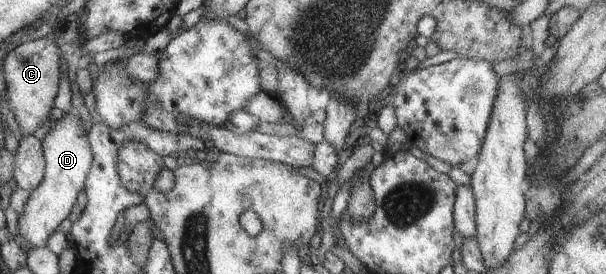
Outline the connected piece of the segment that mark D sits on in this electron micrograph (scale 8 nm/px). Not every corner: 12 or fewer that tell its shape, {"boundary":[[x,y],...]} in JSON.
{"boundary":[[83,111],[50,123],[44,178],[17,234],[30,250],[69,218],[92,167]]}

